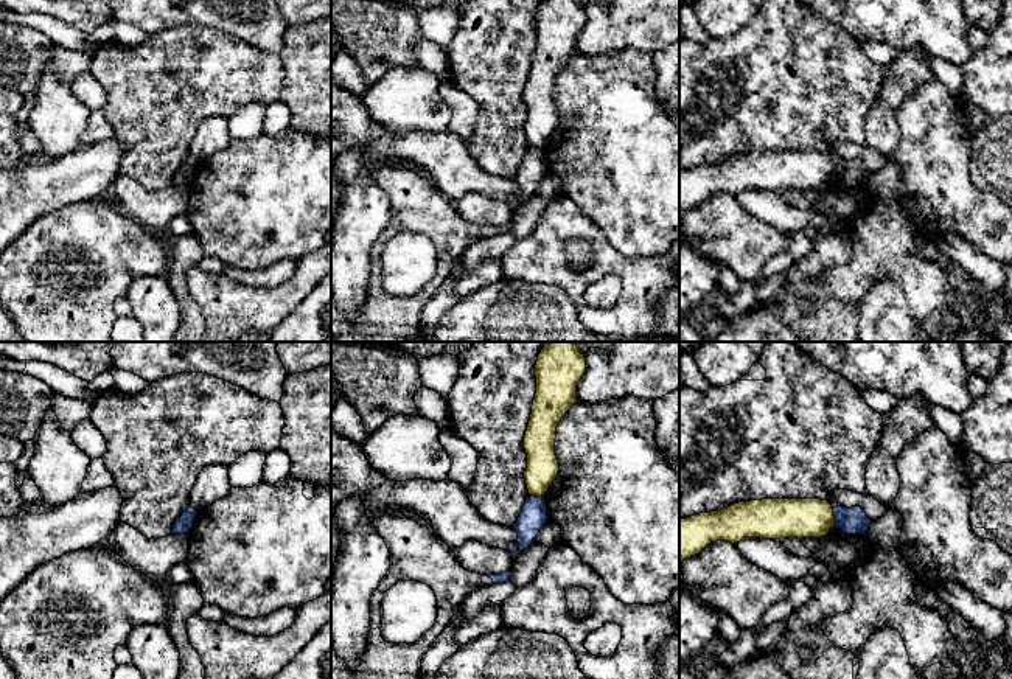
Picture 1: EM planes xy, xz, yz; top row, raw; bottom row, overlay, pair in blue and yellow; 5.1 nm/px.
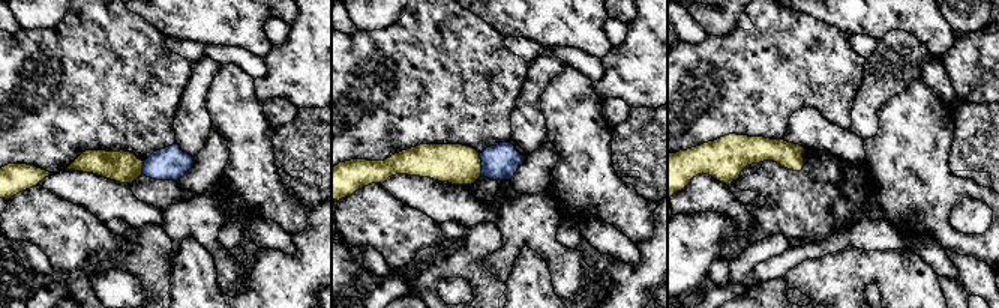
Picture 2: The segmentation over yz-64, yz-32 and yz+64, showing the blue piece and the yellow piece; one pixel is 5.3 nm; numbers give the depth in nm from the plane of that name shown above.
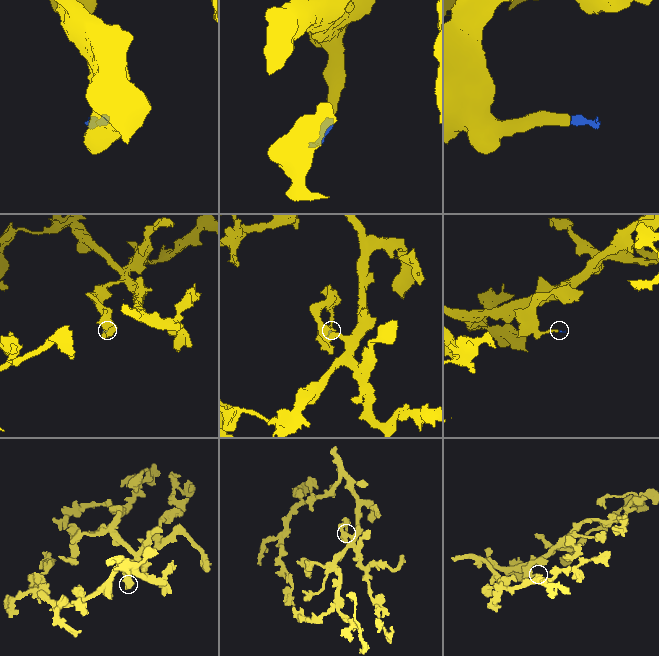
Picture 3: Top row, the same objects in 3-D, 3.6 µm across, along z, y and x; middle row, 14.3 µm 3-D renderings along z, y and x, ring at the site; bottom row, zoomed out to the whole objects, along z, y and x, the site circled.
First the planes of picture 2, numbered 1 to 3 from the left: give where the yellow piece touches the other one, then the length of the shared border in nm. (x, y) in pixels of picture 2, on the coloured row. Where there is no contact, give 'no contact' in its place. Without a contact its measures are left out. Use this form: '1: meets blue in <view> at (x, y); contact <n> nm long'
1: meets blue in yz-64 at (143, 169); contact 80 nm long
2: meets blue in yz-32 at (482, 164); contact 120 nm long
3: no contact

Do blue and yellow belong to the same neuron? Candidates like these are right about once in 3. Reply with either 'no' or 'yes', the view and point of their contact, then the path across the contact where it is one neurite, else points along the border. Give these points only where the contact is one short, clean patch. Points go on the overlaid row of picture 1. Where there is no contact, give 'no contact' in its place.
no; meets blue in yz at (835, 518); border along yz (832, 508), (835, 525)

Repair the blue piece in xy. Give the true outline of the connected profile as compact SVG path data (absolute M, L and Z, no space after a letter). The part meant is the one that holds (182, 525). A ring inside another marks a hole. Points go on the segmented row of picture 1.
M188 507L173 525L171 534L188 534L190 528L194 524L196 514L197 511Z

